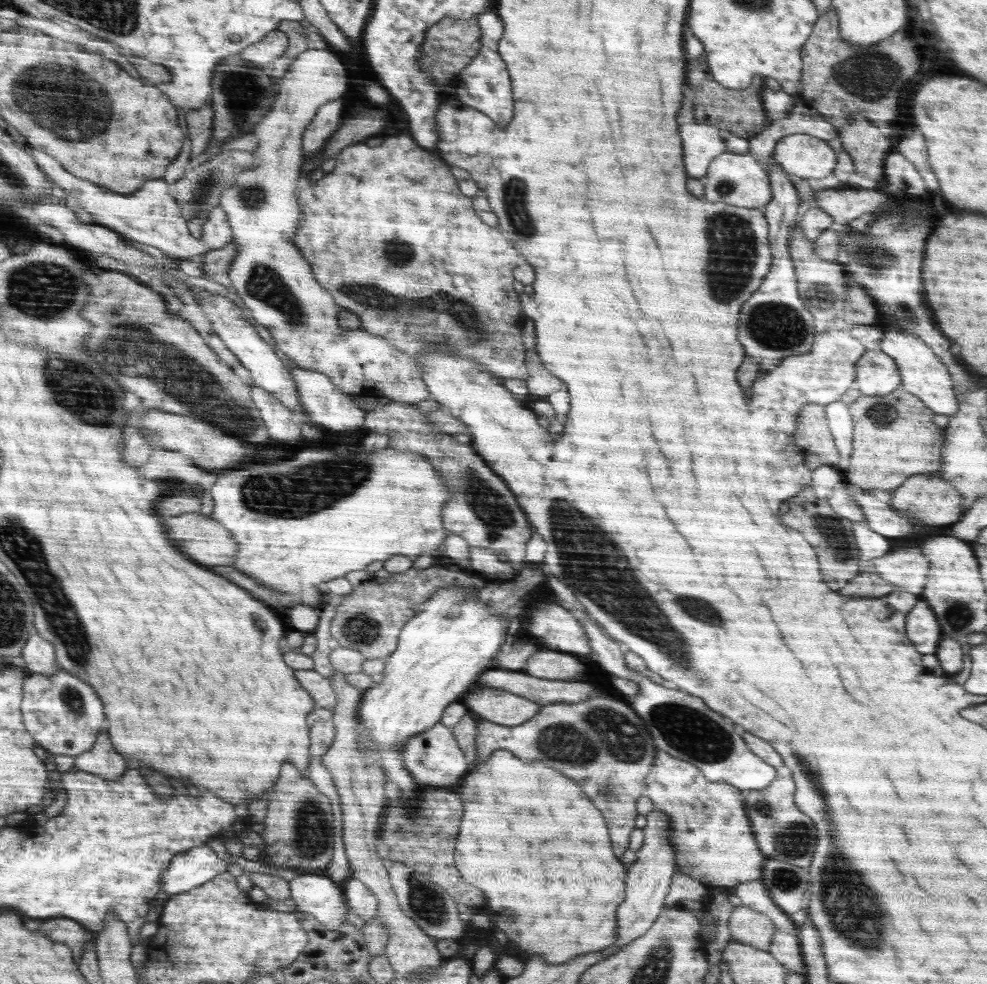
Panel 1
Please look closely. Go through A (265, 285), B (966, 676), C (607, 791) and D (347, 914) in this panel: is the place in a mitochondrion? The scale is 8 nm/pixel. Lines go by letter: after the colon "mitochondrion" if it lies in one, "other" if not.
A: mitochondrion
B: other
C: mitochondrion
D: other

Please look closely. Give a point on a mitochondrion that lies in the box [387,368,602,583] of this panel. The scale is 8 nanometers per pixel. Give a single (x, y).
(494, 516)

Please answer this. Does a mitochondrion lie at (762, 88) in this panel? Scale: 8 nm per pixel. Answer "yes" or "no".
no

